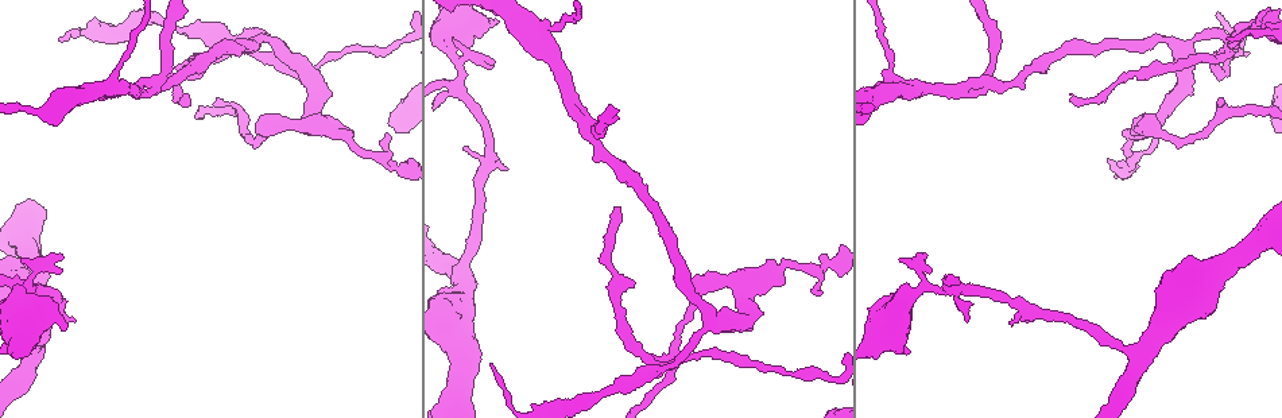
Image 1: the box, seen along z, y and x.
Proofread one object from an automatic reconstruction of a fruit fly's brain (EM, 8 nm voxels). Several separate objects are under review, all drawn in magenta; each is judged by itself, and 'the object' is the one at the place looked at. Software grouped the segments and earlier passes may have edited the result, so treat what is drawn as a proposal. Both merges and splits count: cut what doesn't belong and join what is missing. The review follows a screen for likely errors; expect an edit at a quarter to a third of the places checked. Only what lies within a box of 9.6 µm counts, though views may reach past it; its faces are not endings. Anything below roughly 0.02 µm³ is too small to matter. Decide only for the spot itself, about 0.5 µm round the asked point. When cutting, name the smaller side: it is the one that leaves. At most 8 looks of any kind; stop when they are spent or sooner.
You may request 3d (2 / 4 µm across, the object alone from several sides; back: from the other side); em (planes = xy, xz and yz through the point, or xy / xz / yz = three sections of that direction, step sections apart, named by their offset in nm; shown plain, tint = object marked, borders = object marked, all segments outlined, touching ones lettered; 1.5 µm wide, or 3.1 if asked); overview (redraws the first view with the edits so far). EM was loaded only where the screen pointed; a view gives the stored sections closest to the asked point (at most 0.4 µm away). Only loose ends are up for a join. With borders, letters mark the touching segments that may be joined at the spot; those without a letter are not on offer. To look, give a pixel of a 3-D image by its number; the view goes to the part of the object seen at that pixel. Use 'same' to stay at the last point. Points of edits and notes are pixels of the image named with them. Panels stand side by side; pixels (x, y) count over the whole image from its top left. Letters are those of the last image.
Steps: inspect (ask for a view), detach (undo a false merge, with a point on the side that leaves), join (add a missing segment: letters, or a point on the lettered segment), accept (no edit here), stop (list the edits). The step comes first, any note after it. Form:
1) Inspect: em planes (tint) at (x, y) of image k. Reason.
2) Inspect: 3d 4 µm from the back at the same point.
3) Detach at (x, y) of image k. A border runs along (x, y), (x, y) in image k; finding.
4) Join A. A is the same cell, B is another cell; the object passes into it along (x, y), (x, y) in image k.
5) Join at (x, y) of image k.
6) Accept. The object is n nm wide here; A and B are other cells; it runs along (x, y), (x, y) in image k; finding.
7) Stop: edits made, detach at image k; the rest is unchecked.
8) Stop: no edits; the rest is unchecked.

Inspect: em planes (tint) at (583, 122) of image 1. A fork.

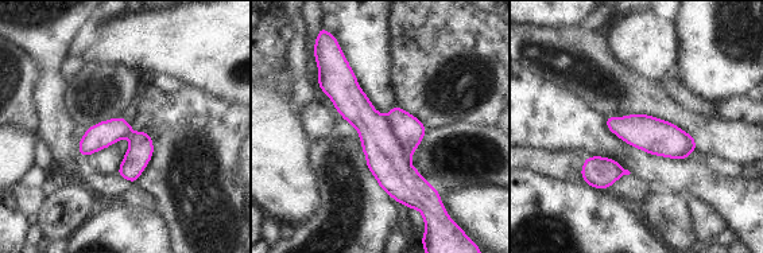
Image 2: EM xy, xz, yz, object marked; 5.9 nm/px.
Inspect: em planes (borders) at the same point. What lies round it.

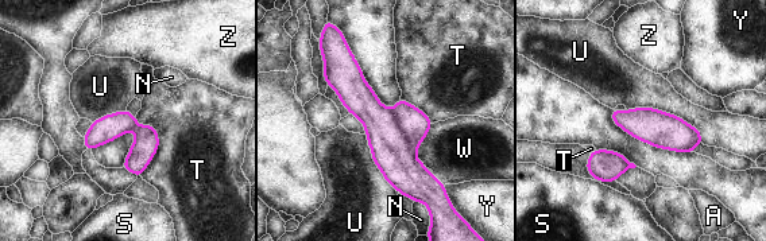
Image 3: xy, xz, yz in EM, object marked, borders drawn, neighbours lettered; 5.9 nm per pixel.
Accept. A, N, S, T, U, W, Y and Z are other cells; a border runs along (627, 109), (674, 113), (703, 143) in image 3; continuous, no second neuron.

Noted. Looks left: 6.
Inspect: em xz step 8 (borders) at (620, 209) of image 1. An open end.

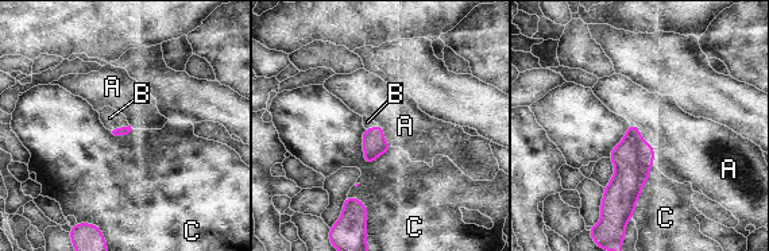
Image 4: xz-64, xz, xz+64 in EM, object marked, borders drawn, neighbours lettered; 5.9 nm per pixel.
Inspect: em planes (borders) at the same point.

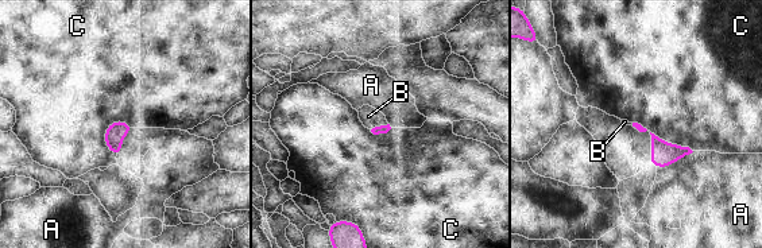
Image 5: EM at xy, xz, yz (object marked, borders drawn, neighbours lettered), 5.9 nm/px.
Join B. B is the same cell, A and C are other cells; the object passes into it along (372, 131), (376, 127), (368, 116) in image 5; it goes on there.

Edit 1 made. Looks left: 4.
Inspect: 3d 4 µm at (777, 370) of image 1. Narrows sharply.

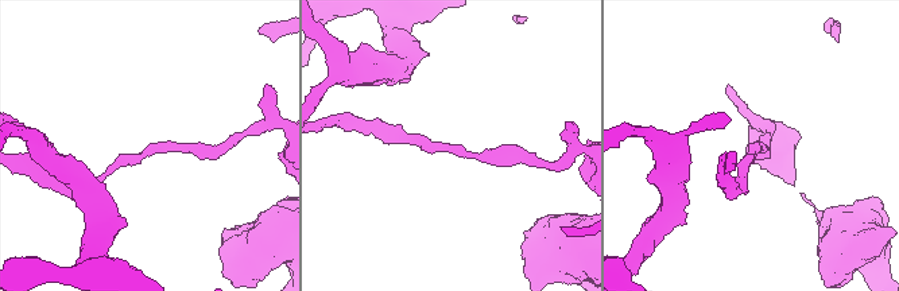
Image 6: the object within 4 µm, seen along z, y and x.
Inspect: em planes (borders) at (149, 150) of image 6. The arms are 180, 190 nm wide.

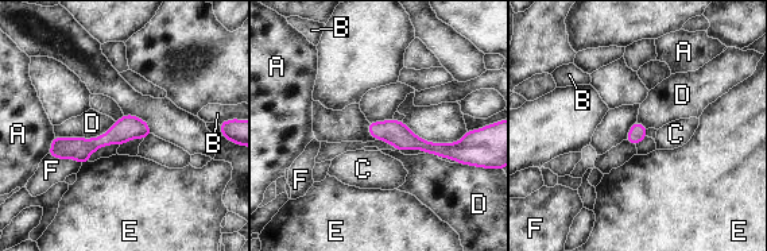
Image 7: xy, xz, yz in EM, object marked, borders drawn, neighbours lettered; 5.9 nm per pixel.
Accept. The longest contact is with D, 380 nm; A, B, C, D, E and F are other cells; it runs along (147, 131), (53, 153) in image 7; one neuron here.

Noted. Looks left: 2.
Stop: edits made, join at image 5; the rest is unchecked.

